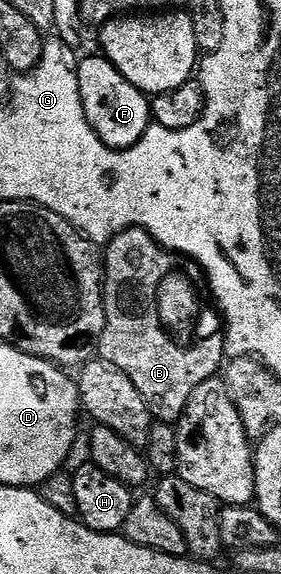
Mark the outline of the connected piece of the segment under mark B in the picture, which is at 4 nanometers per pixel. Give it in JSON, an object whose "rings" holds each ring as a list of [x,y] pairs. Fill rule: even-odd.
{"rings":[[[124,229],[103,249],[105,326],[99,357],[135,383],[135,391],[143,395],[149,412],[161,423],[176,422],[199,383],[214,380],[227,357],[224,332],[216,333],[215,339],[193,351],[183,351],[181,341],[185,337],[165,337],[157,329],[157,311],[153,307],[155,285],[169,279],[179,281],[179,291],[187,291],[187,285],[194,285],[195,281],[184,264],[178,254],[159,245],[145,229]]]}

